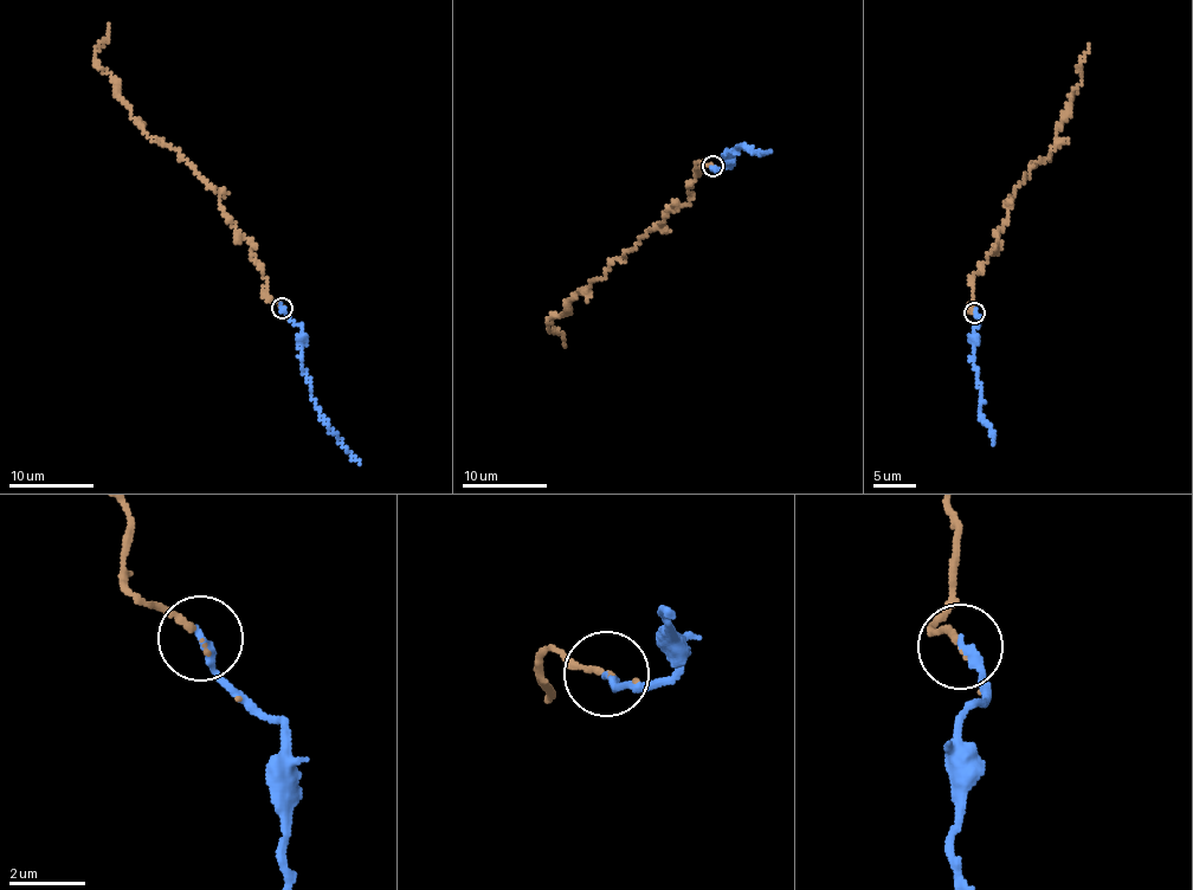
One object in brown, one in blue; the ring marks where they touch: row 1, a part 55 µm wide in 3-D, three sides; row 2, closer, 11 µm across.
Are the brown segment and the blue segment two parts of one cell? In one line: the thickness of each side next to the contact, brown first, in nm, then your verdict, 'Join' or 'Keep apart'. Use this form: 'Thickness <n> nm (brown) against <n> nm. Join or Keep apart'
Thickness 160 nm (brown) against 240 nm. Join

